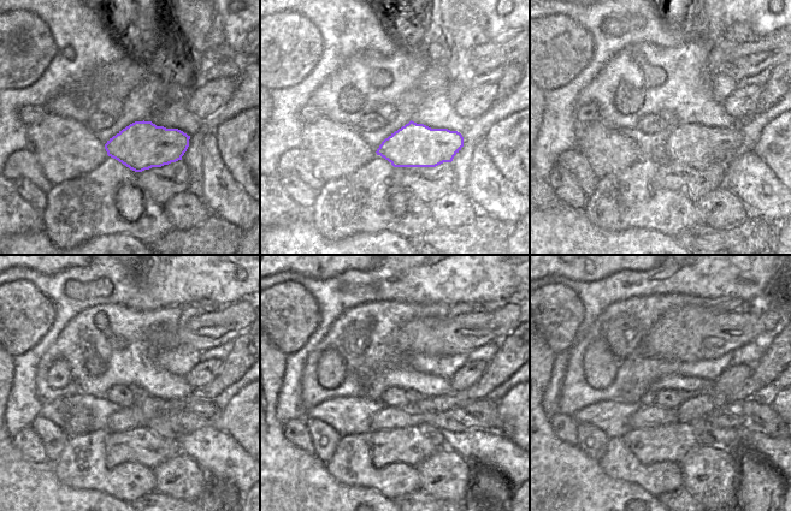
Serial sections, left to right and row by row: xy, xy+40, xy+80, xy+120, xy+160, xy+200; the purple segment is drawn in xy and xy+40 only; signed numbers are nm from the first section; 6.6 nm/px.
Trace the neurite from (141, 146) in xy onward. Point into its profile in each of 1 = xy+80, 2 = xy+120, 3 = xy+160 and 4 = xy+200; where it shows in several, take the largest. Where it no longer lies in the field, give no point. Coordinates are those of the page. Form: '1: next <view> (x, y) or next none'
1: next xy+80 (692, 144)
2: next xy+120 (182, 415)
3: next xy+160 (483, 415)
4: next xy+200 (754, 414)

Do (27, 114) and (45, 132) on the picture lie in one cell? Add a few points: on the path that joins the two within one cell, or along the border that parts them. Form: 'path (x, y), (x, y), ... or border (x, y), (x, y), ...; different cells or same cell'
border (48, 113), (37, 123), (28, 126); different cells

